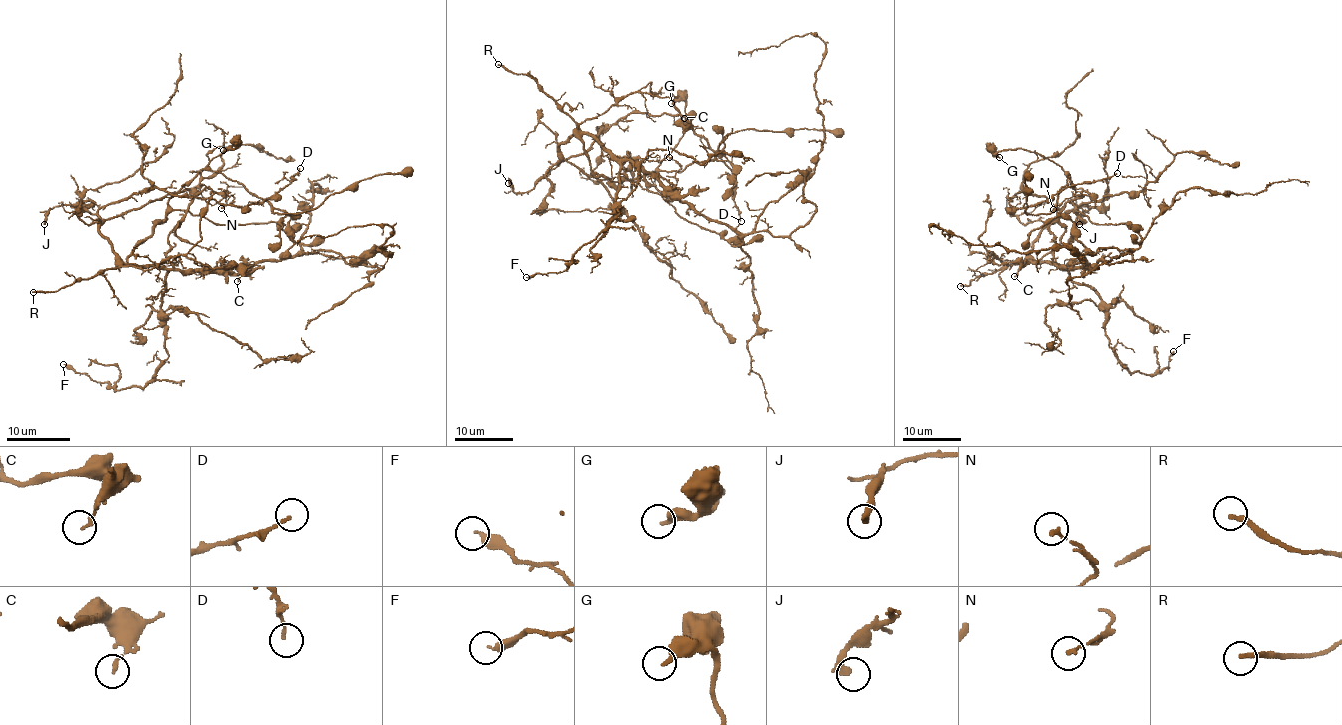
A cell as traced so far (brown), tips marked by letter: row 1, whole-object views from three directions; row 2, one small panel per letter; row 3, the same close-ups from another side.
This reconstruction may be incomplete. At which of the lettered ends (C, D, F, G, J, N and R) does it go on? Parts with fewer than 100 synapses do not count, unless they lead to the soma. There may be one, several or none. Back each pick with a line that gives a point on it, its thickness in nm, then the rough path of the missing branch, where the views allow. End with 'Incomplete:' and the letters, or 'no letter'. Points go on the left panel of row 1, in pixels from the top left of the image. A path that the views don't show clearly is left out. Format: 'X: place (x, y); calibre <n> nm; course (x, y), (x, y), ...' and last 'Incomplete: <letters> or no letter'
R: place (33, 292); calibre 220 nm
Incomplete: R

